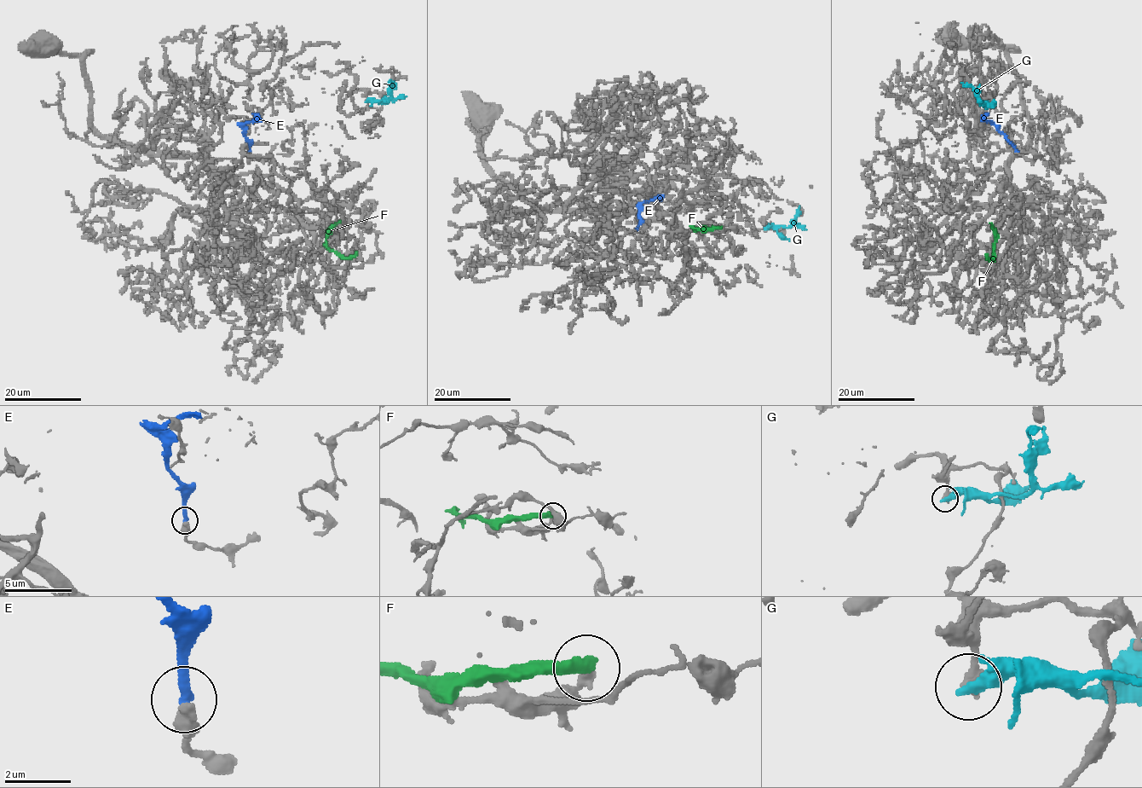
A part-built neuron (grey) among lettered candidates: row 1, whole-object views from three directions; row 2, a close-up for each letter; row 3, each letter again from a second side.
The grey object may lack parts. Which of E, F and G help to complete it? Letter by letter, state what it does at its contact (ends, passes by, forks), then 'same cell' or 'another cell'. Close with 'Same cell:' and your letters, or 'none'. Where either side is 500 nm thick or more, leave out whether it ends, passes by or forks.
E: it ends; another cell
F: it ends; another cell
G: it ends; another cell
Same cell: none

